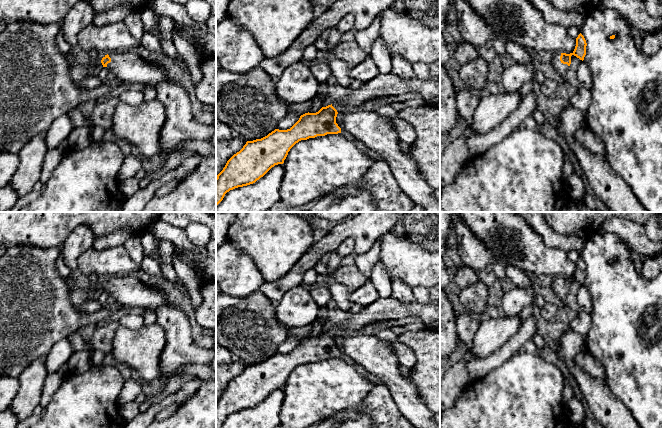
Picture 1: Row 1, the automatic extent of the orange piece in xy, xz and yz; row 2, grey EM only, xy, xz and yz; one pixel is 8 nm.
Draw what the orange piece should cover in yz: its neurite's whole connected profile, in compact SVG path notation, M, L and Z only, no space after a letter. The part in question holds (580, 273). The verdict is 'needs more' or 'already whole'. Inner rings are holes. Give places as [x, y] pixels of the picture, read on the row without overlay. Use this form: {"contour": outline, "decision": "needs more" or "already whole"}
{"contour": "M580 257L576 262L576 270L572 277L566 278L561 276L554 276L553 283L551 288L555 295L562 301L566 298L570 288L571 288L571 280L574 279L580 284L584 284L586 279L586 264L584 260Z", "decision": "needs more"}

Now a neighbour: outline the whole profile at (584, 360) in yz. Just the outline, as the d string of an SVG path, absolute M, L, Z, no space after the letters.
M587 350L576 355L574 360L575 363L590 376L598 379L606 378L602 364L596 360Z

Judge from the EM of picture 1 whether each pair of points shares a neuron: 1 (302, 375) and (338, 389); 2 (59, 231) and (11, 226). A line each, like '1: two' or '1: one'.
1: one
2: one

